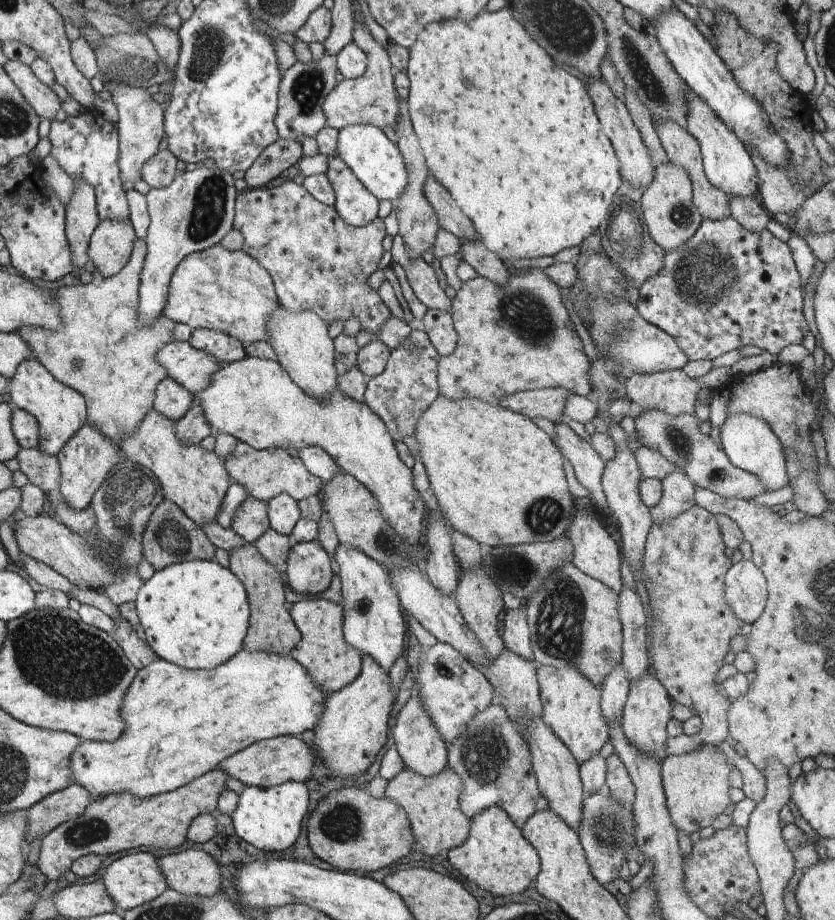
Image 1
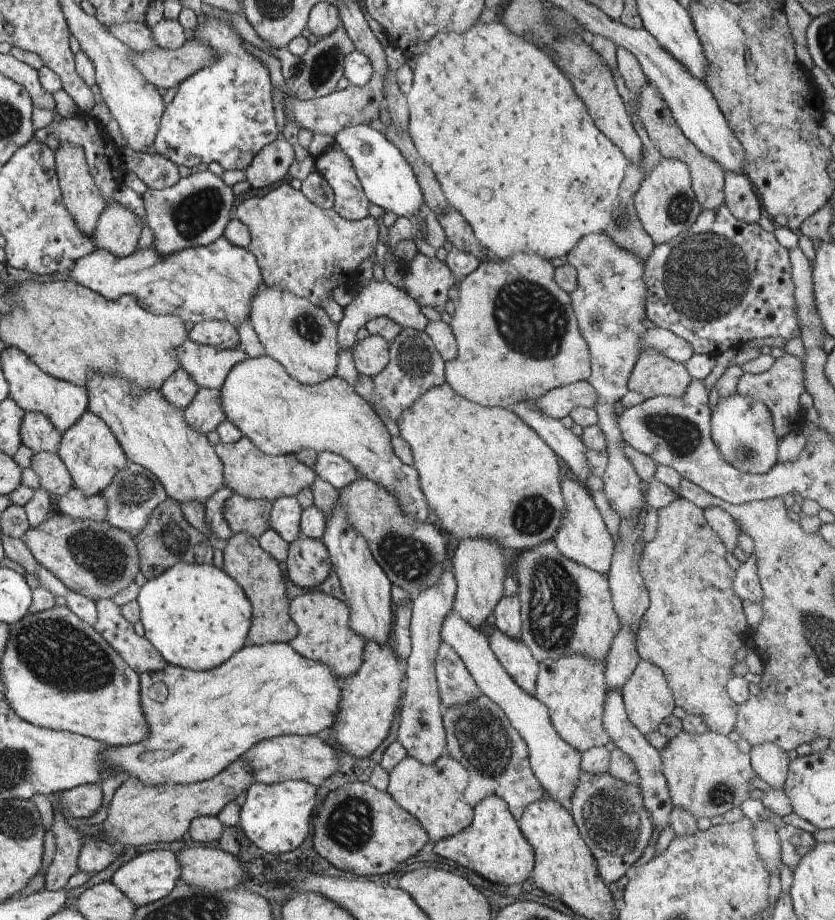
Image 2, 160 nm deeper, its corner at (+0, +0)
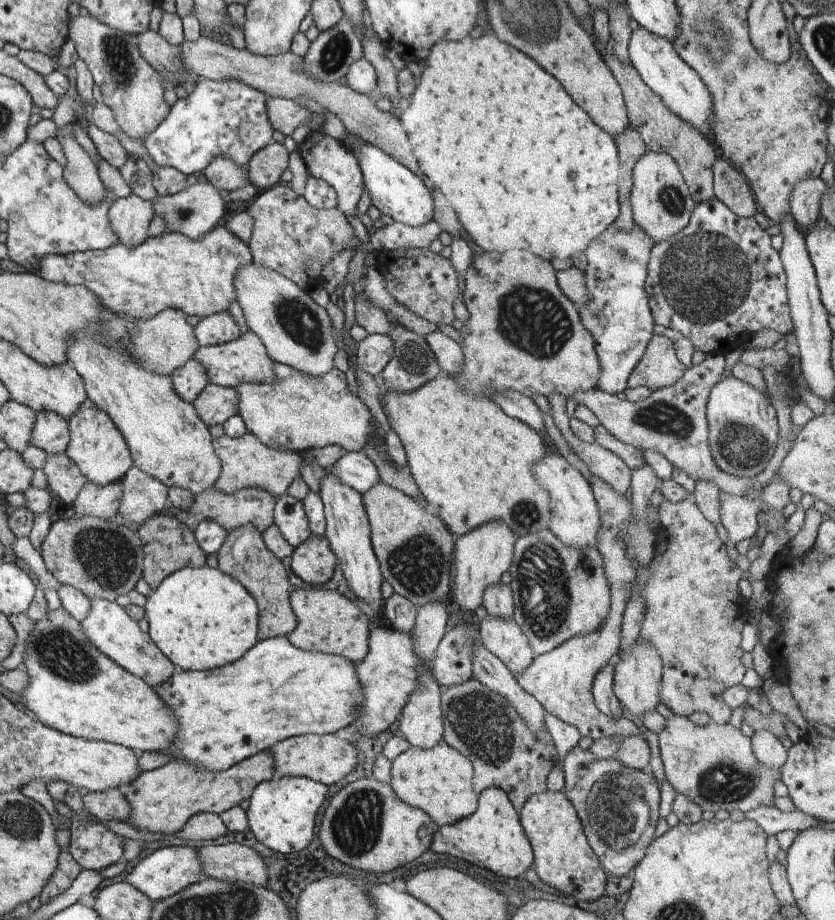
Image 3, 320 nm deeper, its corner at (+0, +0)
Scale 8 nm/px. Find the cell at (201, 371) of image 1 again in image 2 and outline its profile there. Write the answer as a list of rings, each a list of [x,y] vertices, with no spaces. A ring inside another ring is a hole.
[[[189,338],[178,348],[179,368],[184,372],[188,372],[188,376],[198,384],[199,388],[209,388],[210,390],[221,390],[228,373],[231,372],[234,366],[248,357],[240,347],[236,350],[222,350],[220,347],[192,342]]]

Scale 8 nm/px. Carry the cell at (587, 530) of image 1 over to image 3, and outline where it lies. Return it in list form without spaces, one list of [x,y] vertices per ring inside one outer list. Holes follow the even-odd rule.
[[[545,452],[545,455],[535,465],[532,465],[531,469],[550,497],[549,529],[566,546],[596,547],[601,520],[591,484],[560,453]]]

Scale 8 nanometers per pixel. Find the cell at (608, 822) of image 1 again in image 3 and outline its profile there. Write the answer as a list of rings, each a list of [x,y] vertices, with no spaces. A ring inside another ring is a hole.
[[[574,746],[560,762],[563,767],[565,787],[570,802],[576,807],[583,824],[588,842],[608,875],[626,876],[644,858],[648,845],[654,839],[654,830],[661,818],[658,809],[660,802],[660,782],[650,774],[622,764],[615,757],[597,757],[590,749]]]

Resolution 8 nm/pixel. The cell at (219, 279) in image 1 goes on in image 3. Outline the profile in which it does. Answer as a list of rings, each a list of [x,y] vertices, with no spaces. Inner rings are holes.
[[[226,224],[214,227],[199,239],[188,238],[178,231],[166,230],[148,238],[142,245],[129,247],[122,243],[106,250],[75,252],[67,255],[50,255],[40,260],[36,274],[55,283],[84,285],[99,298],[104,309],[112,314],[127,315],[135,320],[151,319],[166,309],[180,309],[185,315],[210,317],[227,311],[237,297],[236,274],[244,265],[253,262],[249,243],[236,236]]]

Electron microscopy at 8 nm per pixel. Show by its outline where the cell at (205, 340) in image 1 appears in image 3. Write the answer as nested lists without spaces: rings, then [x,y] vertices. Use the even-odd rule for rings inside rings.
[[[228,311],[204,317],[194,327],[195,337],[201,345],[221,345],[241,336],[241,330]]]

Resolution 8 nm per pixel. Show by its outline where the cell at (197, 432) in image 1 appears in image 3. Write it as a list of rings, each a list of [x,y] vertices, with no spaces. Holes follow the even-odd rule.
[[[209,382],[192,404],[209,427],[223,424],[231,416],[239,414],[239,393],[234,387]]]

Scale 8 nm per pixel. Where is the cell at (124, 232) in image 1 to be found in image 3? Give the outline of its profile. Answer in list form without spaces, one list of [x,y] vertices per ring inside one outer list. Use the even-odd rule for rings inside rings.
[[[132,193],[127,197],[117,197],[110,208],[111,225],[115,233],[119,236],[119,242],[129,247],[142,245],[148,236],[148,226],[154,216],[152,204],[148,199],[140,198]]]

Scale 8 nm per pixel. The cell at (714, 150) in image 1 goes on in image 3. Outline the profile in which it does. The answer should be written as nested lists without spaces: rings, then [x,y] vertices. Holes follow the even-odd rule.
[[[639,27],[634,33],[629,60],[635,65],[643,84],[649,86],[674,114],[706,136],[712,136],[712,97],[700,75],[677,53],[672,41]]]

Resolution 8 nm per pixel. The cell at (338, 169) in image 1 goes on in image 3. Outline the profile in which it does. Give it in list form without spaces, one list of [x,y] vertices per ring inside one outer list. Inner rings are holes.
[[[310,122],[309,137],[301,145],[297,144],[297,150],[304,159],[307,171],[310,176],[325,180],[330,186],[335,188],[337,194],[337,206],[346,216],[354,215],[357,212],[357,202],[365,188],[363,174],[359,167],[359,162],[350,148],[333,137],[330,137],[322,129],[312,131]]]

